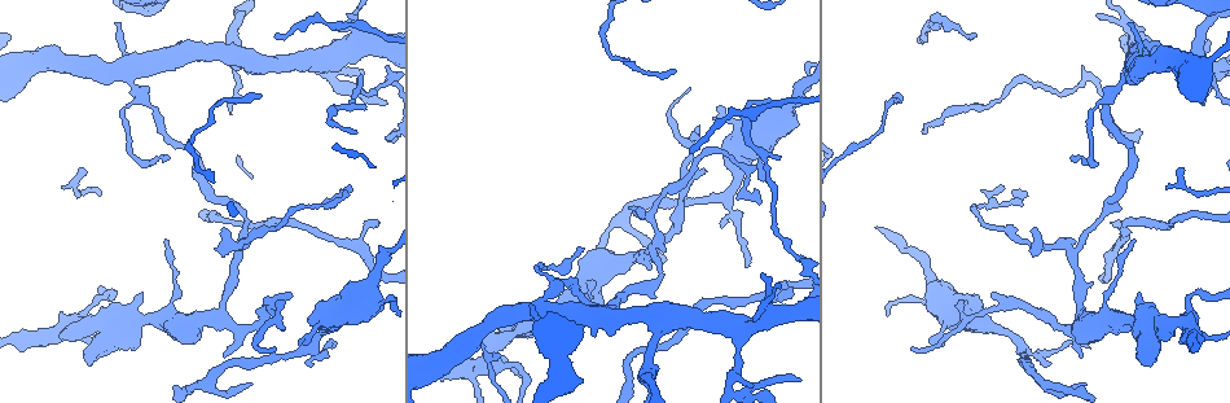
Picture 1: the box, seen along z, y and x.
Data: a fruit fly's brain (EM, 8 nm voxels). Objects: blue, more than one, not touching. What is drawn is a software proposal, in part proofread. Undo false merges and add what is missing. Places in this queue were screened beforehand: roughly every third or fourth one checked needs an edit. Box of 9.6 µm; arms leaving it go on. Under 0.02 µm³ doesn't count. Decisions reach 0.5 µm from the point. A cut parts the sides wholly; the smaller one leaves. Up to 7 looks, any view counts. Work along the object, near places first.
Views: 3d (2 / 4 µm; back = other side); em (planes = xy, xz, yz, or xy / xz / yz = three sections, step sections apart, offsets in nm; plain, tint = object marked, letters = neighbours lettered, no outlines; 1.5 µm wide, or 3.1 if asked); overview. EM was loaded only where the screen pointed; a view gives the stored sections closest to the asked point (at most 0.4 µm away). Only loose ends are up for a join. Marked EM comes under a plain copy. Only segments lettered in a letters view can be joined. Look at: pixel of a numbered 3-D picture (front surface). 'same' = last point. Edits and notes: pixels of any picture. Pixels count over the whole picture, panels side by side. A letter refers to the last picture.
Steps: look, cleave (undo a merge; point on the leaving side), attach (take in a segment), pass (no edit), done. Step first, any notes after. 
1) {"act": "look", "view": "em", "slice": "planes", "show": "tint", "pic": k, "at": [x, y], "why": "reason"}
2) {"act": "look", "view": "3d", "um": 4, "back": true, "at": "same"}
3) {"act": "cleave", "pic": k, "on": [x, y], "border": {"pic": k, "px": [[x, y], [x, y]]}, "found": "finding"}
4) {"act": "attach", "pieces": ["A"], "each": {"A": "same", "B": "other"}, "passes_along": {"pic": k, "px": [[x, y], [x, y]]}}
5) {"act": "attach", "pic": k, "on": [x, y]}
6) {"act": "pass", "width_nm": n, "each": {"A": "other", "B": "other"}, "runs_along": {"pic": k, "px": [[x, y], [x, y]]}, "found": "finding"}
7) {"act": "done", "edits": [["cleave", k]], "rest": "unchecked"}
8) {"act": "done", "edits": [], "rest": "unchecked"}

{"act": "look", "view": "em", "slice": "planes", "show": "letters", "pic": 1, "at": [974, 34], "why": "an open end"}

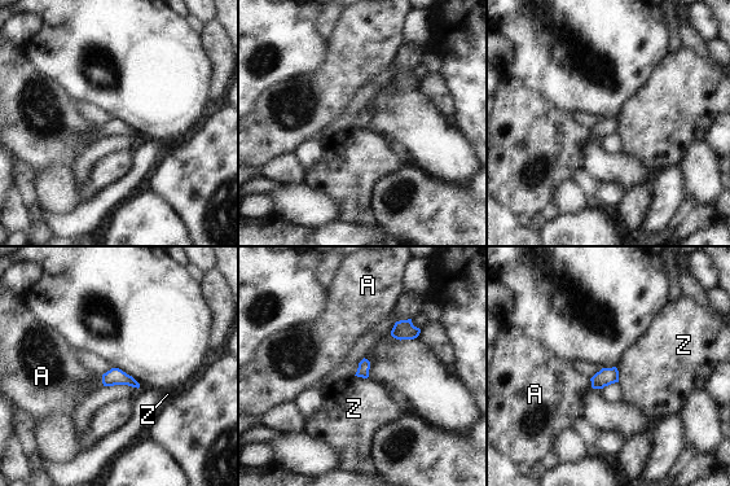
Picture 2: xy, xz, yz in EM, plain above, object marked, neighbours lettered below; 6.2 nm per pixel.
{"act": "pass", "width_nm": 80, "each": {"A": "other", "Z": "other"}, "border": {"pic": 2, "px": [[615, 367], [619, 381]]}, "found": "no lettered segment goes on from it"}

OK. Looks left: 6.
{"act": "look", "view": "em", "slice": "planes", "show": "letters", "pic": 1, "at": [377, 220], "why": "branch stops here"}

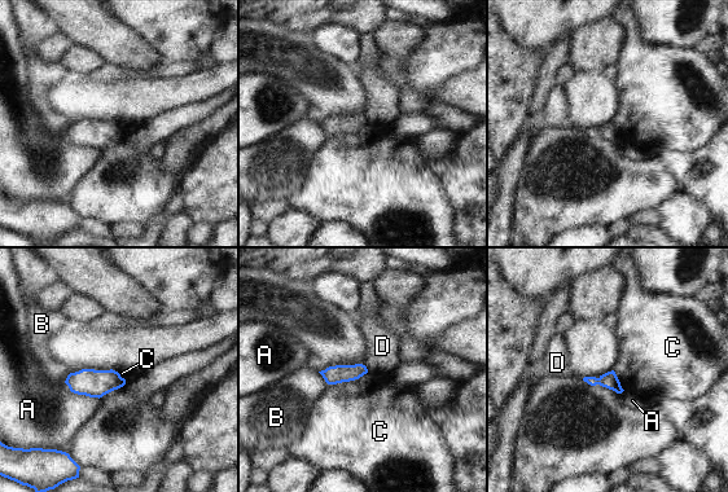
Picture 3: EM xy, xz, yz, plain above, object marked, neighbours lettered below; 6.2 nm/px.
{"act": "pass", "width_nm": 100, "each": {"A": "other", "B": "other", "C": "other", "D": "other"}, "border": {"pic": 3, "px": [[368, 372], [354, 380], [328, 385]]}, "found": "none of them fits"}

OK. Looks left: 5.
{"act": "look", "view": "3d", "um": 4, "pic": 1, "at": [703, 171], "why": "tapers out"}

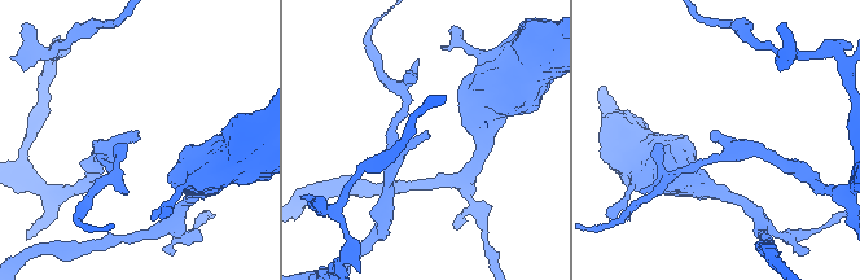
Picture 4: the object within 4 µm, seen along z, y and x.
{"act": "look", "view": "em", "slice": "planes", "show": "letters", "pic": 4, "at": [424, 132], "why": "now the EM"}

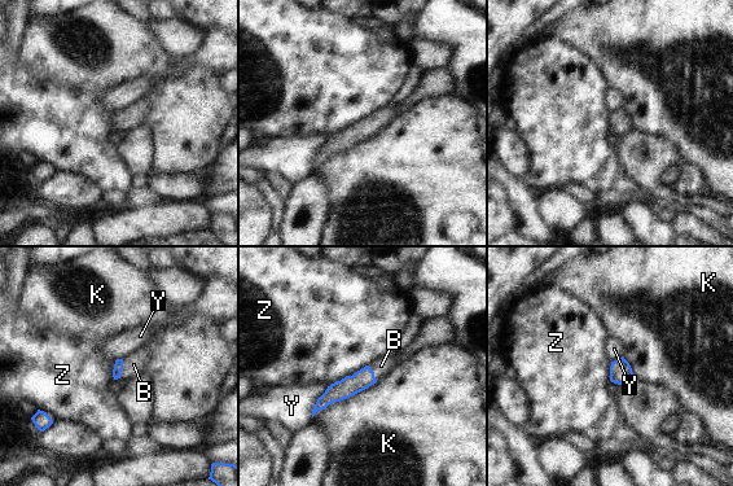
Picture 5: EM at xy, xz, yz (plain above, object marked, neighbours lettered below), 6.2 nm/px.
{"act": "attach", "pieces": ["B"], "longest_contact_nm": ["K", 460], "each": {"B": "same", "K": "other", "Y": "other", "Z": "other"}, "found": "it goes on there"}

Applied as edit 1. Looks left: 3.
{"act": "done", "edits": [["attach", 5]], "rest": "unchecked"}

